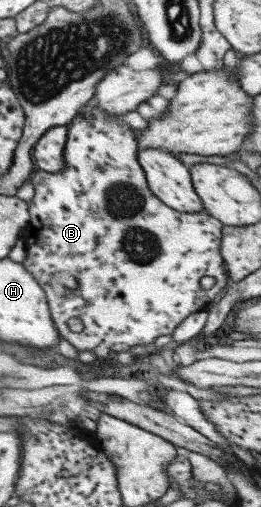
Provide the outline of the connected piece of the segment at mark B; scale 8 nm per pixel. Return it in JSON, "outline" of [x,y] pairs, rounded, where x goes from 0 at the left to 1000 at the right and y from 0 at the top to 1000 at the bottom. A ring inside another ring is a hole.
{"outline":[[[360,201],[337,205],[330,225],[345,225],[352,233],[322,233],[322,221],[303,223],[257,252],[257,280],[241,296],[245,318],[253,318],[253,335],[192,343],[184,339],[146,335],[123,347],[123,363],[134,371],[134,385],[107,400],[115,434],[107,452],[115,465],[92,471],[100,483],[100,511],[84,521],[92,529],[130,544],[146,560],[169,570],[180,584],[184,600],[195,611],[195,625],[226,659],[261,671],[291,690],[356,690],[372,706],[391,710],[441,708],[429,694],[467,694],[490,690],[502,682],[525,679],[575,679],[632,659],[659,659],[667,649],[690,641],[709,627],[720,627],[747,615],[789,611],[789,604],[843,578],[858,578],[870,568],[877,540],[870,538],[862,513],[851,509],[843,495],[843,465],[851,465],[851,438],[831,430],[812,430],[805,422],[782,418],[701,420],[636,406],[590,381],[571,373],[559,357],[552,335],[529,321],[529,276],[521,276],[521,258],[506,256],[483,241],[467,237],[437,237],[421,233],[433,227],[375,217],[375,209],[360,209]],[[774,544],[816,544],[828,560],[805,570],[782,570],[766,562]],[[299,623],[314,631],[322,647],[310,655],[276,655],[261,645],[261,631]]]}

